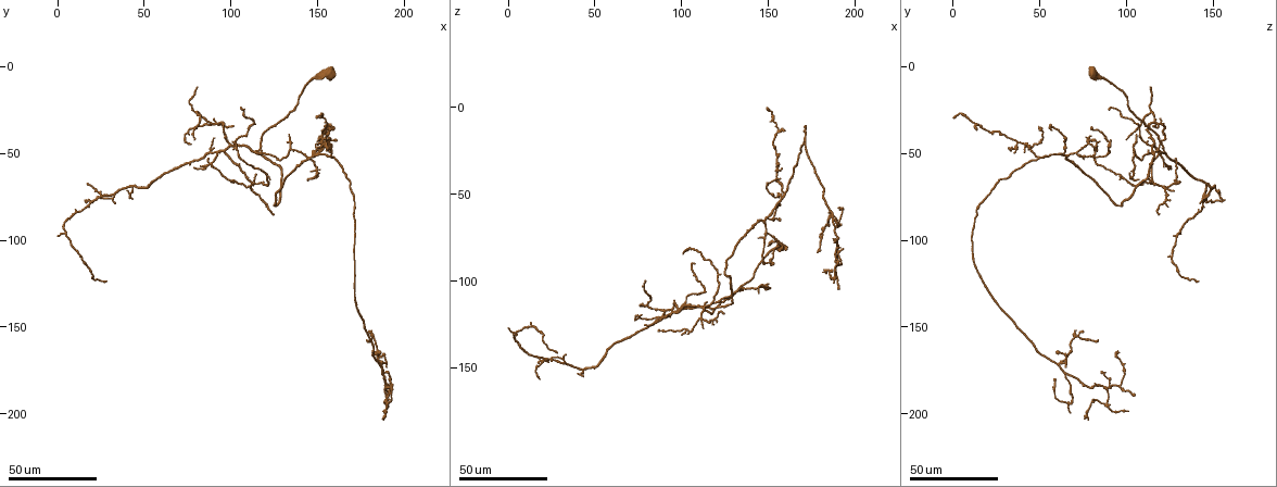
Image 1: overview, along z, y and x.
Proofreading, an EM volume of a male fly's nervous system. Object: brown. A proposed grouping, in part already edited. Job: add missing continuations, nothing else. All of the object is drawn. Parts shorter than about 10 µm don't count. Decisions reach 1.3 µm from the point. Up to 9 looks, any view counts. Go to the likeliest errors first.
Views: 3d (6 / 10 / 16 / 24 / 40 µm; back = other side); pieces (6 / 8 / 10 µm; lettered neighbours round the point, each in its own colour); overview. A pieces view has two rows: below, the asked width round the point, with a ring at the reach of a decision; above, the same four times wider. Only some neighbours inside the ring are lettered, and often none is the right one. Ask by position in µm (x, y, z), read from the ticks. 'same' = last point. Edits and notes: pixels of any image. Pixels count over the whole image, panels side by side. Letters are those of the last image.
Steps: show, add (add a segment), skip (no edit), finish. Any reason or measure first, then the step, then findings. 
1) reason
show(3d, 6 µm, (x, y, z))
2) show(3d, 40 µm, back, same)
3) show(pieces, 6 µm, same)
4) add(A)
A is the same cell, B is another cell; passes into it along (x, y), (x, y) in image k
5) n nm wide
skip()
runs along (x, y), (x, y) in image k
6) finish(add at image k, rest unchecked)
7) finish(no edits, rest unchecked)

end of a long branch
show(3d, 40 µm, (124, 86, 119))

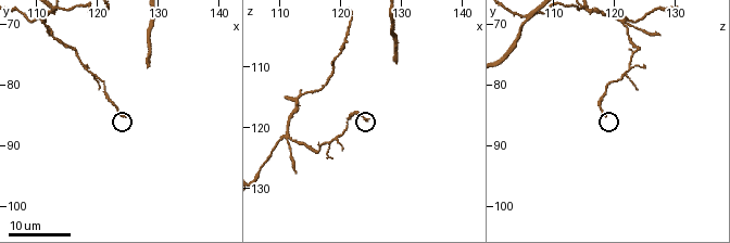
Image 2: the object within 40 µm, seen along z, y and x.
show(pieces, 10 µm, (124.5, 85.0, 118.5))

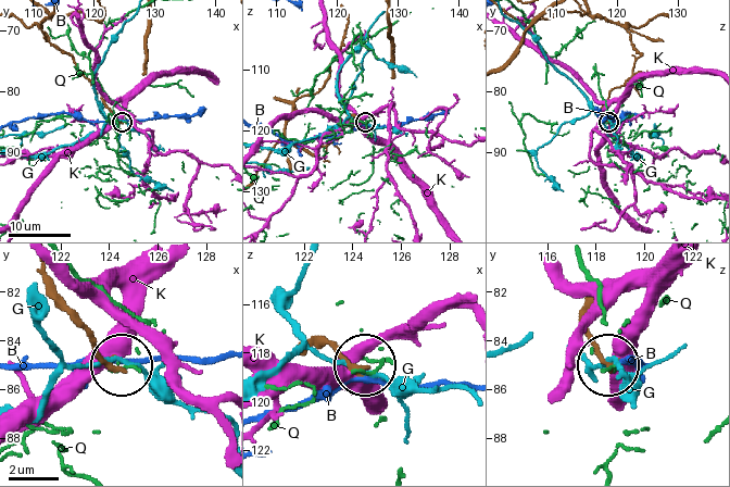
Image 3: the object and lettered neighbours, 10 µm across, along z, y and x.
skip()
B, G, K and Q are other cells; runs along (632, 45), (640, 55), (611, 92), (608, 122) in image 3; none of them fits

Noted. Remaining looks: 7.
free end
show(3d, 24 µm, (79, 42, 100))

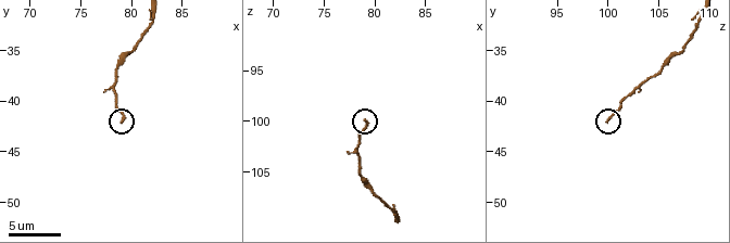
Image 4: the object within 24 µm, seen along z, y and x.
see the neighbours
show(pieces, 10 µm, (79.2, 41.8, 100.0))

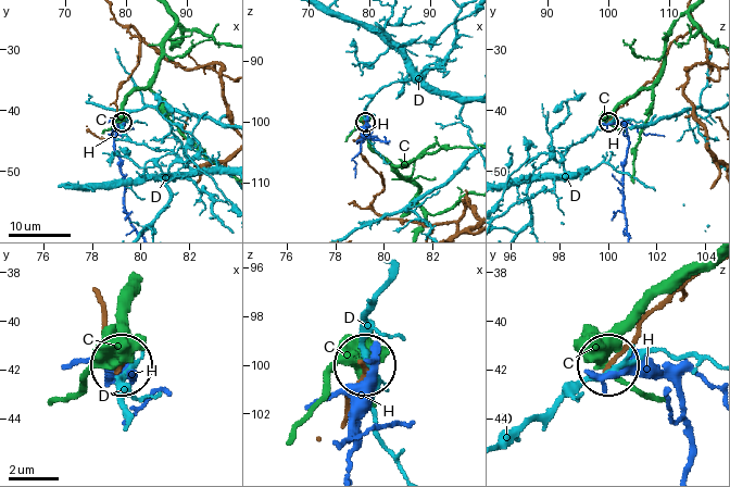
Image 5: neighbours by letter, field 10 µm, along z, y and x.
skip()
C, D and H are other cells; no lettered segment goes on from it

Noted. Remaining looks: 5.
long arm stops here
show(3d, 24 µm, (77, 44, 121))

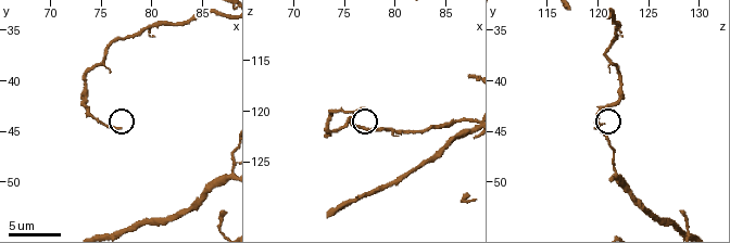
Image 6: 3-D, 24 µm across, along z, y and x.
show(pieces, 6 µm, (77.0, 44.6, 119.8))

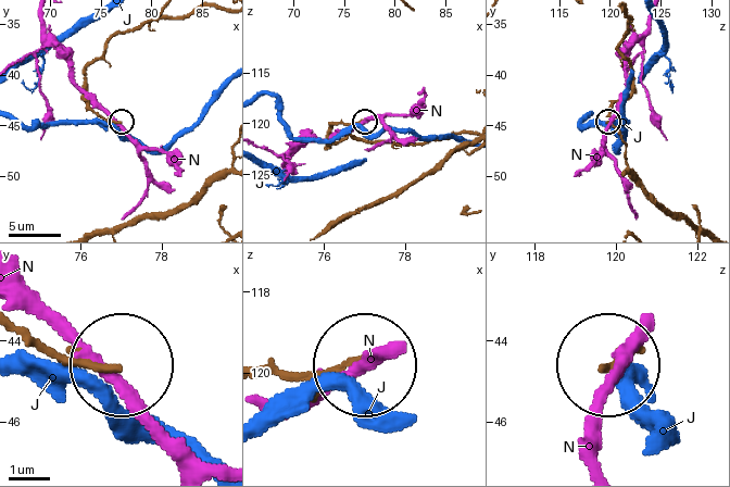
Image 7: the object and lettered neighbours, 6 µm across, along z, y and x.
skip()
J and N are other cells; runs along (20, 326), (110, 367) in image 7; no lettered segment goes on from it

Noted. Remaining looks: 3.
branch stops here
show(3d, 24 µm, (145, 64, 106))

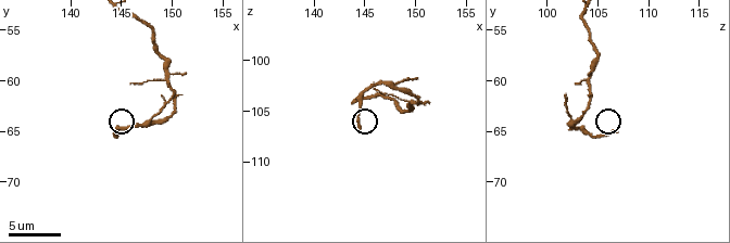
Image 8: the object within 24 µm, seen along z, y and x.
show(pieces, 10 µm, (144.4, 64.8, 106.8))

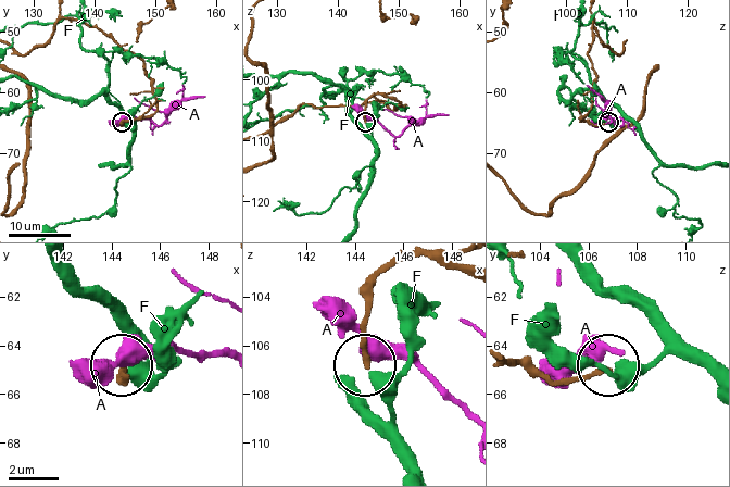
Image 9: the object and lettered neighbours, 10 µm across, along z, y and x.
220 nm wide
skip()
A and F are other cells; runs along (389, 264), (370, 295), (364, 362) in image 9; no lettered segment goes on from it

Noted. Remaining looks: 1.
finish(no edits, rest unchecked)

